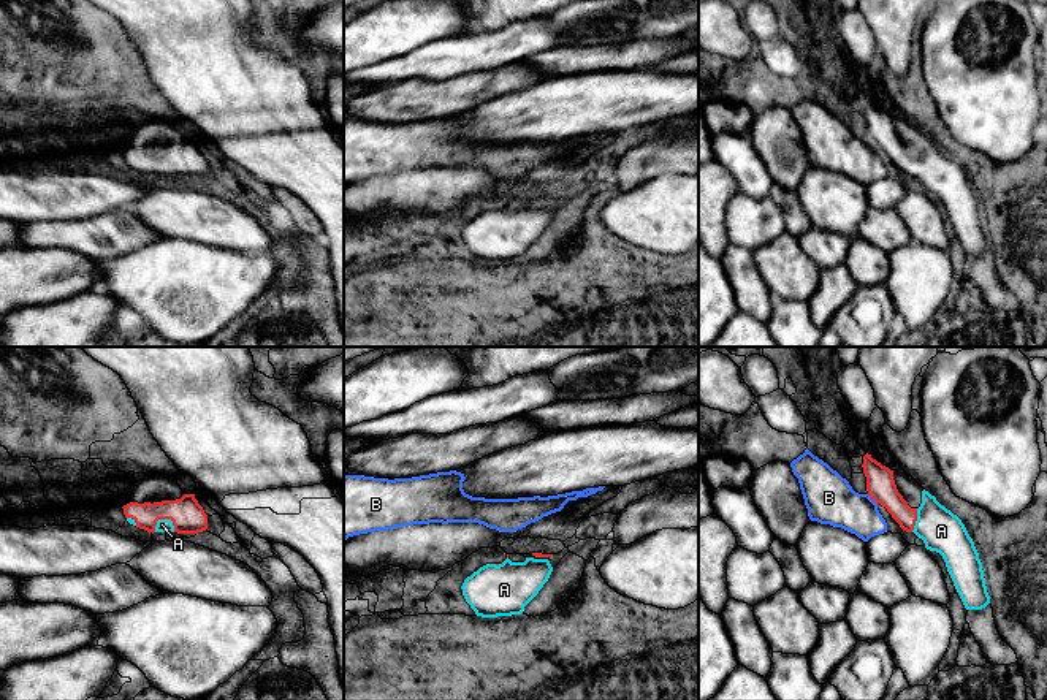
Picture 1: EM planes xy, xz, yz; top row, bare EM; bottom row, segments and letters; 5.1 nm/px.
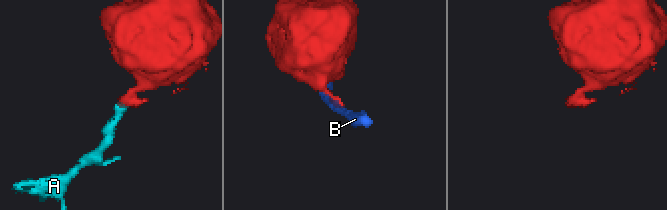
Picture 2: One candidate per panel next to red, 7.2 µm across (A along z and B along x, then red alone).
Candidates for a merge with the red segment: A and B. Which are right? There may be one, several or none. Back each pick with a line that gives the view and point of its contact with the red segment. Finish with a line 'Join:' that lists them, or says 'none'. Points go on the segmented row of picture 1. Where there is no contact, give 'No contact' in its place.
A: Touches red at xy (160, 518)
Join: A

